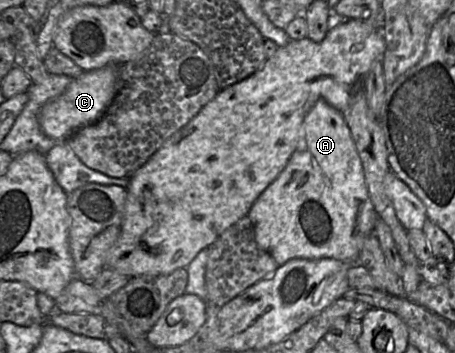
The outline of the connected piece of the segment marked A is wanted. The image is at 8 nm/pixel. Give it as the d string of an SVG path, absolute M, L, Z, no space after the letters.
M319 99L312 106L303 121L300 145L284 170L256 199L247 215L258 247L269 253L279 266L294 258L333 258L351 264L359 263L364 240L374 231L378 216L369 197L351 131L341 111L324 99Z

